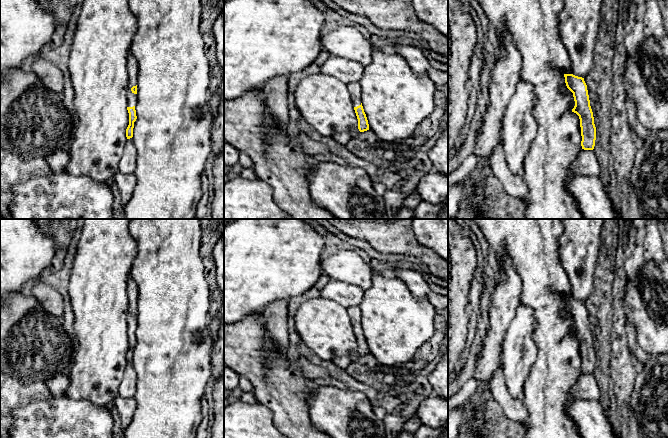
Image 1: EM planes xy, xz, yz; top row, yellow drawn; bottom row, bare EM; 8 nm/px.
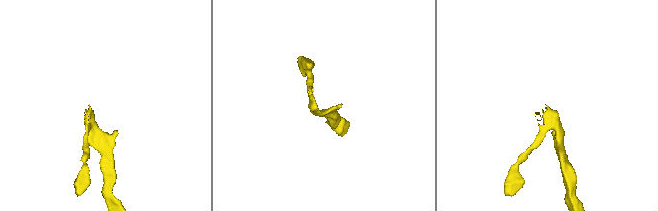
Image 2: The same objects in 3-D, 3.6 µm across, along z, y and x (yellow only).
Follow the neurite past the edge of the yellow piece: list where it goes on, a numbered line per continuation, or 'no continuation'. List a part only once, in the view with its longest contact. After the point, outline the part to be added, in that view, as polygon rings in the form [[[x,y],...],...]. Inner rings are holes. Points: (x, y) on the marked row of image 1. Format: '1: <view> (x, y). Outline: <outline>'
1: xy (132, 66). Outline: [[[129,54],[127,59],[127,71],[129,76],[128,91],[127,91],[127,107],[133,107],[133,106],[136,107],[137,94],[134,94],[131,91],[131,88],[137,85],[139,66],[137,60],[132,54]]]

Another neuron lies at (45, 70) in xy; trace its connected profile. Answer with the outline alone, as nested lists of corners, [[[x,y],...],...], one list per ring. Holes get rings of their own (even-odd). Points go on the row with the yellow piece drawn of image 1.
[[[43,54],[33,59],[32,72],[51,91],[57,94],[63,93],[63,74],[61,70],[51,61],[46,59]]]

